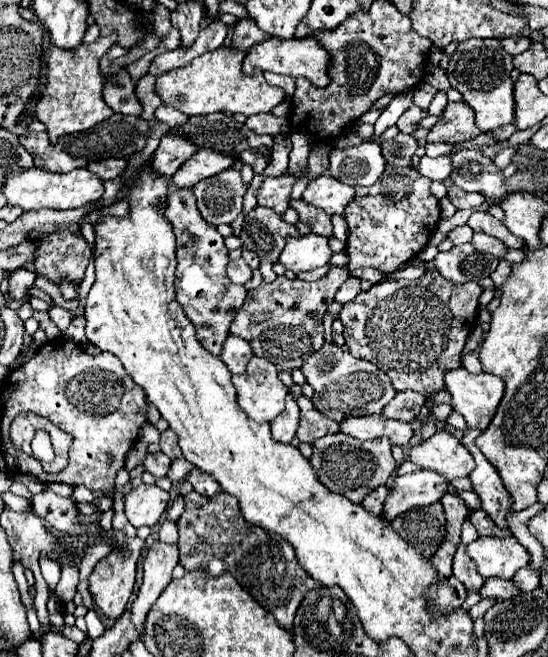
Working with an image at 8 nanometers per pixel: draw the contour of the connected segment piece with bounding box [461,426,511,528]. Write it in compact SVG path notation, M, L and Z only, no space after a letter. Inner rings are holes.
M467 426L467 430L463 432L463 438L461 438L461 444L475 458L475 470L469 474L473 492L479 496L481 508L491 516L491 520L495 520L495 524L499 524L499 528L507 528L505 518L507 518L509 506L511 506L509 492L505 490L503 482L499 480L499 472L495 472L495 468L489 464L489 460L483 456L483 452L475 446L475 438L479 434L481 434L481 430Z

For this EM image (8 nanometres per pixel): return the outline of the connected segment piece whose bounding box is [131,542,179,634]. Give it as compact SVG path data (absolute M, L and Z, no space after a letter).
M155 542L143 562L143 586L131 606L131 622L143 634L147 612L171 582L171 572L179 562L177 546Z

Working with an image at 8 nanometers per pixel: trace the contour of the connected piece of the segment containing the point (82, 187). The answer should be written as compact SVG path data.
M31 168L31 170L19 170L7 178L5 196L9 204L21 206L23 210L39 210L39 208L73 210L89 202L97 202L103 196L103 182L85 168L79 168L69 174L51 174L51 172L39 172L39 168Z

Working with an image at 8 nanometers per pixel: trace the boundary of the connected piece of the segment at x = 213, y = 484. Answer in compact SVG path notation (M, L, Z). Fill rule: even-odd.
M191 470L191 474L187 476L187 482L195 488L195 492L203 494L203 496L217 496L223 492L223 488L217 484L217 480L207 474L207 472L201 472L201 470Z

